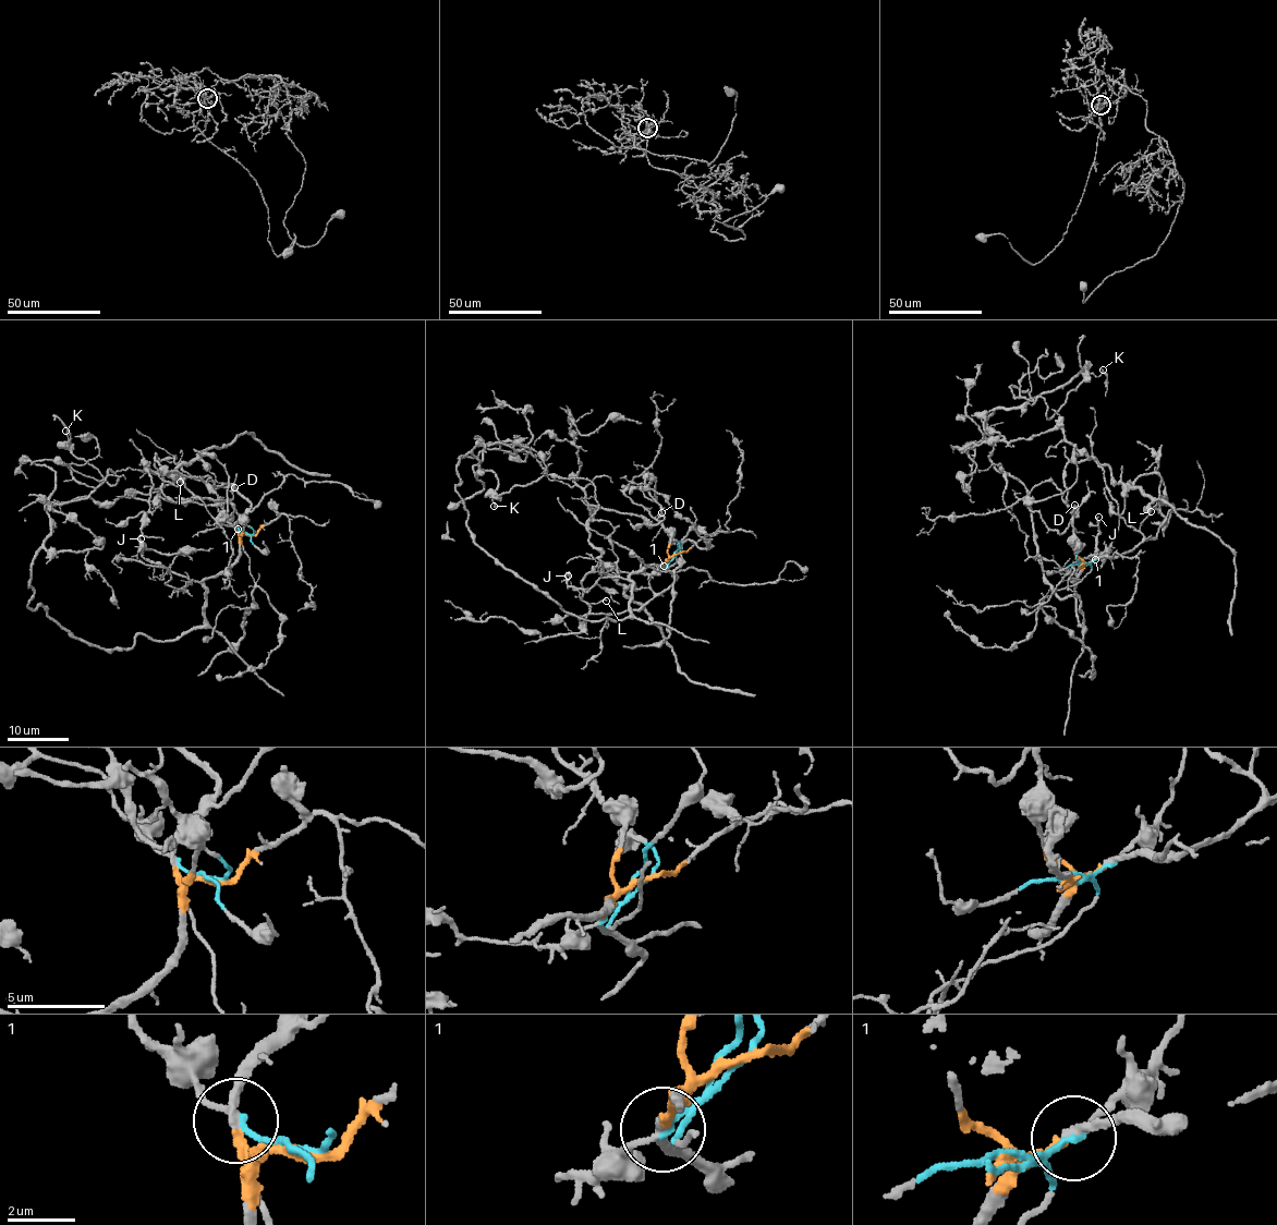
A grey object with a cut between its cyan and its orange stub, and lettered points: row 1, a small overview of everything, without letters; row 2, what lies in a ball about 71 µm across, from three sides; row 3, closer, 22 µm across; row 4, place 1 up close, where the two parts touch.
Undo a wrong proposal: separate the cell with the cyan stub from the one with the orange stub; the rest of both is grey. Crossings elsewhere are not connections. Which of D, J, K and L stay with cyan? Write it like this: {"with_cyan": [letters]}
{"with_cyan": ["L"]}

